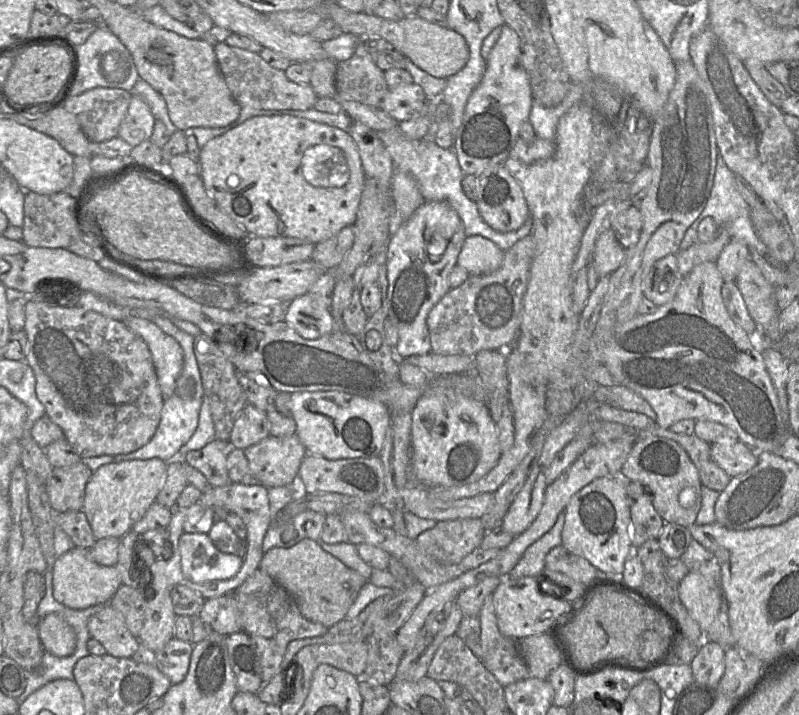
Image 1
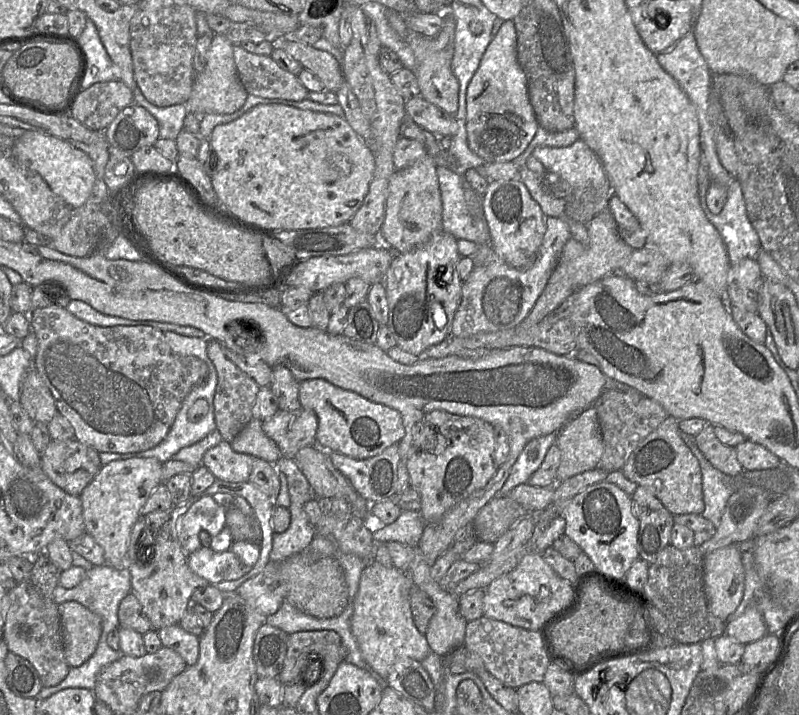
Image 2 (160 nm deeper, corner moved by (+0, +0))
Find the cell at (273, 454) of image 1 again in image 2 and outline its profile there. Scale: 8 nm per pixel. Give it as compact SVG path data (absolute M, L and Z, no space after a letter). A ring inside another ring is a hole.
M278 410L262 422L266 436L278 446L283 458L293 458L302 448L316 445L318 419L313 411Z

